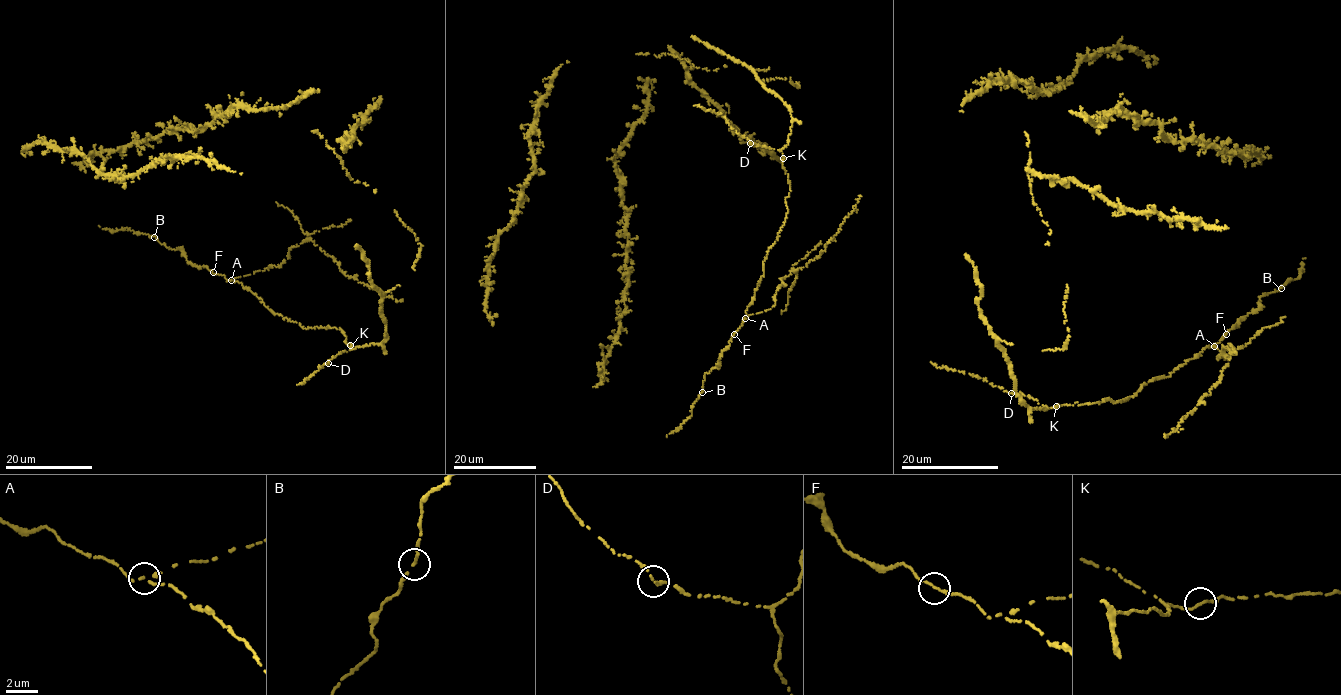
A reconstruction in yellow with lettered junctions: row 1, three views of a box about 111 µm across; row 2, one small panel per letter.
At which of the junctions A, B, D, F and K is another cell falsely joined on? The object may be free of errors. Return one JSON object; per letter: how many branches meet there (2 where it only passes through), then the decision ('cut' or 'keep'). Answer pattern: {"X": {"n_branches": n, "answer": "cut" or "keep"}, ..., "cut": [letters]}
{"A": {"n_branches": 2, "answer": "cut"}, "B": {"n_branches": 2, "answer": "keep"}, "D": {"n_branches": 2, "answer": "keep"}, "F": {"n_branches": 2, "answer": "keep"}, "K": {"n_branches": 2, "answer": "keep"}, "cut": ["A"]}

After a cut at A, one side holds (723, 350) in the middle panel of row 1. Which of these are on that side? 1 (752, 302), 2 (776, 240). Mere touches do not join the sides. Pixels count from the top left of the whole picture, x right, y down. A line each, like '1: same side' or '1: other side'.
1: same side
2: same side

